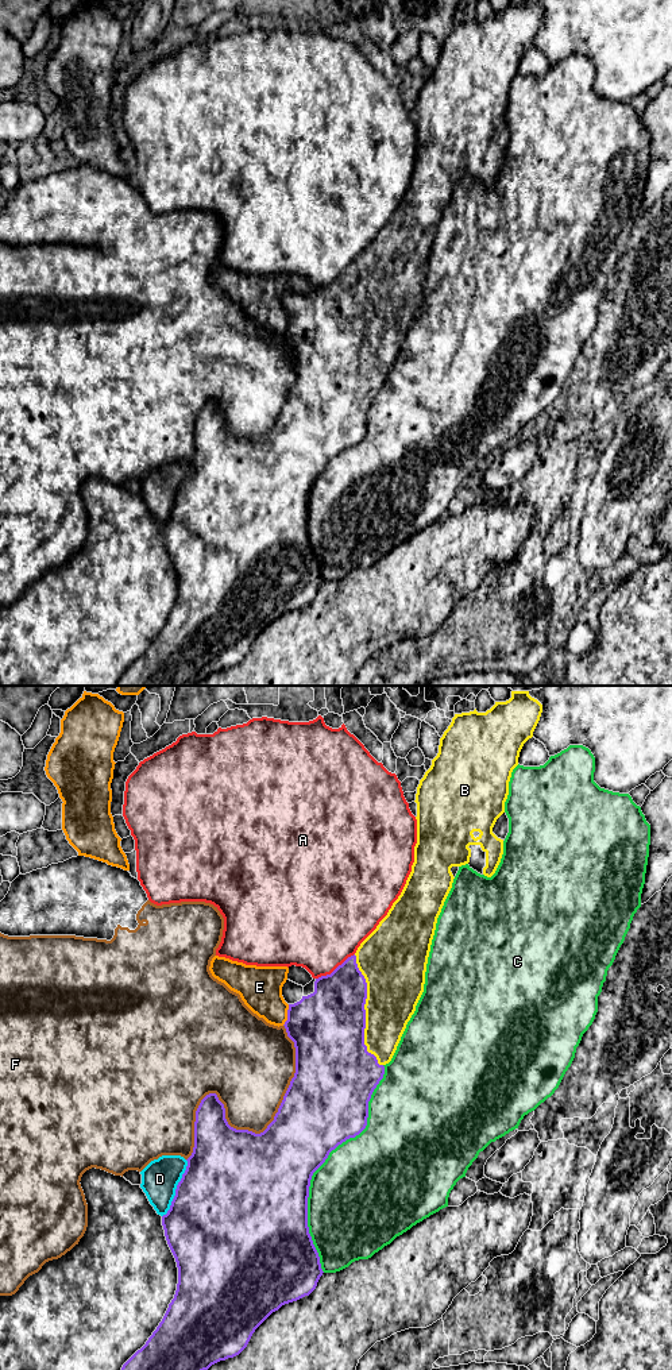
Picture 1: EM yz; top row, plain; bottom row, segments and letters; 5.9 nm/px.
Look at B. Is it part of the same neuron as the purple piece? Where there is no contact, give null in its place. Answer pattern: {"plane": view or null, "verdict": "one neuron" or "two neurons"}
{"plane": "yz", "verdict": "one neuron"}

